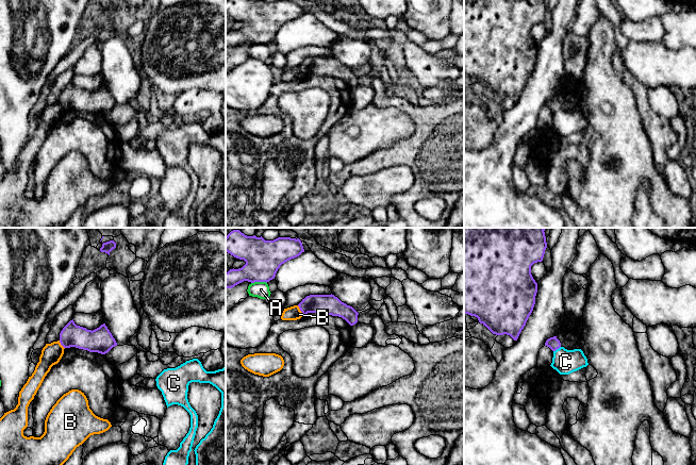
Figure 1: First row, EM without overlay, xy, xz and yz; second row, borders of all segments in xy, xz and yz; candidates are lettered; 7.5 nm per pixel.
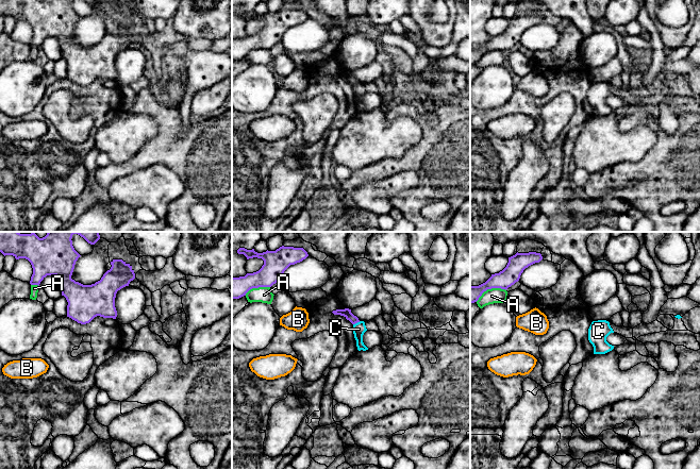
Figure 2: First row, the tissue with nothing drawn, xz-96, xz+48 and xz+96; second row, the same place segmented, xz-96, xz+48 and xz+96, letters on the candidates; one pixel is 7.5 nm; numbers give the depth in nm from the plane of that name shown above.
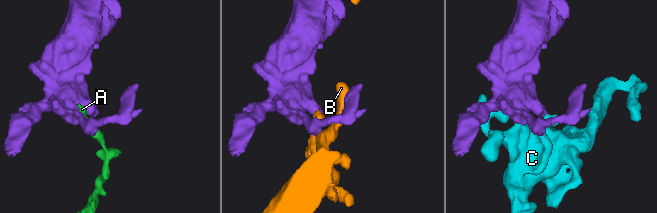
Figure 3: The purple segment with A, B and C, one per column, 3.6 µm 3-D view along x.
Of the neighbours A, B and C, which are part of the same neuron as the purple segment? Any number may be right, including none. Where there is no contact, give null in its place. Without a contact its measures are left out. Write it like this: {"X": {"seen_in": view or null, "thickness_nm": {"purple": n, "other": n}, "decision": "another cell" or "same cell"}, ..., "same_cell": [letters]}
{"A": {"seen_in": "xz", "thickness_nm": {"purple": 280, "other": 130}, "decision": "another cell"}, "B": {"seen_in": "xz", "thickness_nm": {"purple": 150, "other": 110}, "decision": "another cell"}, "C": {"seen_in": "yz", "thickness_nm": {"purple": 90, "other": 190}, "decision": "another cell"}, "same_cell": []}

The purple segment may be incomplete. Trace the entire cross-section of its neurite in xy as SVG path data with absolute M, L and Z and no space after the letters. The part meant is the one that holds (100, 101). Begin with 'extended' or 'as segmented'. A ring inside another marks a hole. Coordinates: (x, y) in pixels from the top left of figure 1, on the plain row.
as segmented | M73 81L61 93L60 104L64 110L76 109L101 116L107 115L113 109L117 107L105 85L92 93L77 87Z

